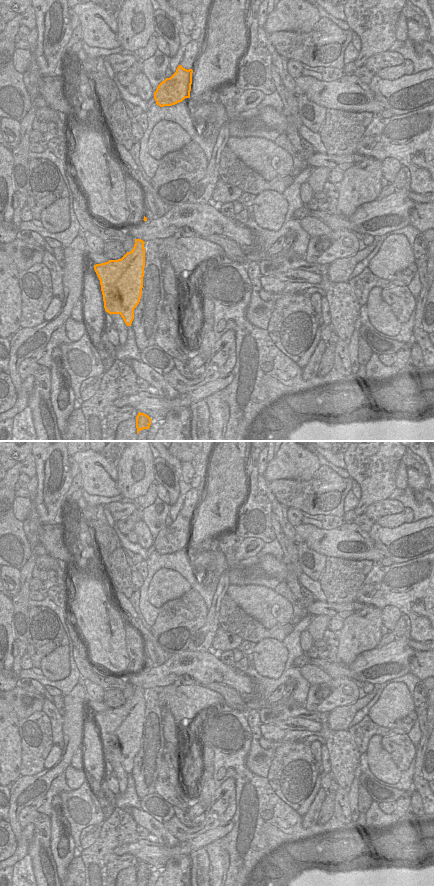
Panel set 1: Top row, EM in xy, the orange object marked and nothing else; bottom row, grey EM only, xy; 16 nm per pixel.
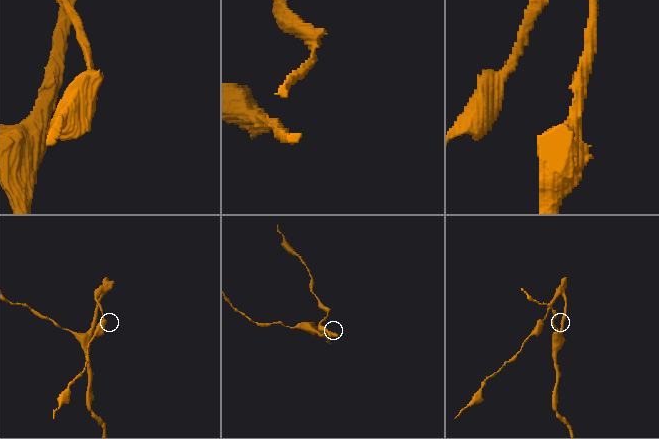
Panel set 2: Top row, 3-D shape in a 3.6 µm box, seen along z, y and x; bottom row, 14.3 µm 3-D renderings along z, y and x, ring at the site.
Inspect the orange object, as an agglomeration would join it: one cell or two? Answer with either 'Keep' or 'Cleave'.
Cleave

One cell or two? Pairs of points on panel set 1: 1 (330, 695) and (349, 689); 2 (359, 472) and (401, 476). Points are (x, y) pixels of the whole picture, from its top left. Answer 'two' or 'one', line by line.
1: one
2: two

